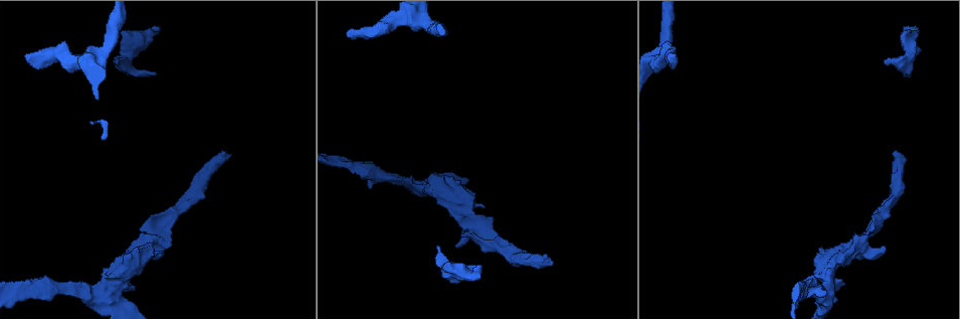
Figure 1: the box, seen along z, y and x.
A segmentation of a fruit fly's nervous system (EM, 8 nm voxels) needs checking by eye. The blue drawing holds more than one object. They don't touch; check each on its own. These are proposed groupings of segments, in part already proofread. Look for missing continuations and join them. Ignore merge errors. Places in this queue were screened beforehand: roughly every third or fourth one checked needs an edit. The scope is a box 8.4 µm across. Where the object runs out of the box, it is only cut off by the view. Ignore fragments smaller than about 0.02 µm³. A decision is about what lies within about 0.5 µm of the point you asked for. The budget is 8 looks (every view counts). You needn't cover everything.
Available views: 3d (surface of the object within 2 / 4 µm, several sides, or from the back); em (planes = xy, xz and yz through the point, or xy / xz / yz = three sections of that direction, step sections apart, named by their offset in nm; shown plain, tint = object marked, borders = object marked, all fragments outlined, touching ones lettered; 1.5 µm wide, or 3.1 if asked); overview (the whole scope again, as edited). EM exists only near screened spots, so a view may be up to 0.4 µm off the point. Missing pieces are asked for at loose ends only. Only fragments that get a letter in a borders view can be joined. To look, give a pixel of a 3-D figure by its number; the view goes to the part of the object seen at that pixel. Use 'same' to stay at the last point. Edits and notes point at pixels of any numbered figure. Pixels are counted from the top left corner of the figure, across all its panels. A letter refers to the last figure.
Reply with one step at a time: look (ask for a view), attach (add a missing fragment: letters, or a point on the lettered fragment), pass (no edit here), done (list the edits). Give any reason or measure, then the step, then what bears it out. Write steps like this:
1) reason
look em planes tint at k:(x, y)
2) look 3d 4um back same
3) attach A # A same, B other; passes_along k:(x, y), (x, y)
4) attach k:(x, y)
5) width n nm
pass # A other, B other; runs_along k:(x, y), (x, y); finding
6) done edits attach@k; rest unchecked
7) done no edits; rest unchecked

stops while still wide
look em yz step 8 tint at 1:(25, 55)

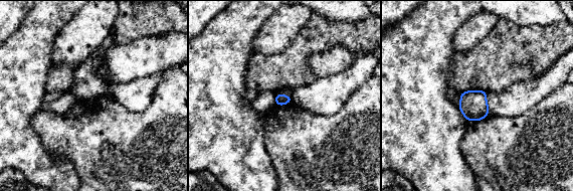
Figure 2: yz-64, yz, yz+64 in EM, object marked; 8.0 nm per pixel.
cut it another way
look em planes borders same

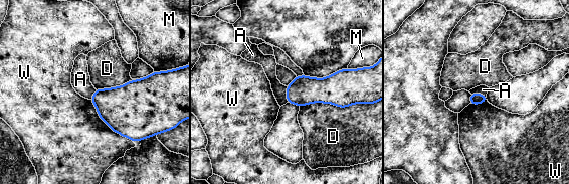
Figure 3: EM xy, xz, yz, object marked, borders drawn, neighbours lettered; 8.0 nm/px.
longest_contact W 480 nm
pass # A other, D other, M other, W other; none of them fits

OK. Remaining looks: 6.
an open end
look 3d 4um at 1:(368, 165)

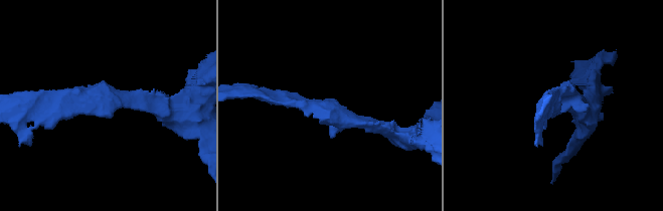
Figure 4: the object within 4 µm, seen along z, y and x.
shape alone is not enough
look em xz step 8 tint at 4:(101, 115)

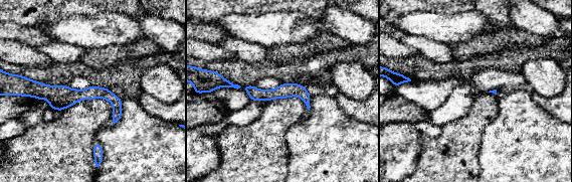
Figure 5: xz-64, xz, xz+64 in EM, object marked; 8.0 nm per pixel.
cut it another way
look em xy step 8 borders same

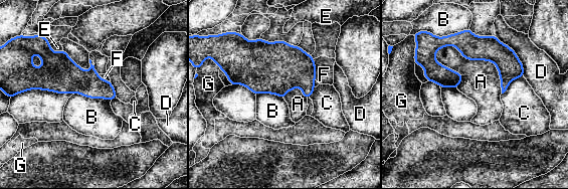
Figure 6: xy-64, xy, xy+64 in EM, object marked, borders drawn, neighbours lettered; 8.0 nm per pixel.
pass # A other, B other, C other, D other, E other, F other, G other; runs_along 6:(426, 65), (438, 47), (464, 42), (521, 70); no lettered fragment goes on from it

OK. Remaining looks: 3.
an open end
look 3d 2um back at 1:(474, 266)

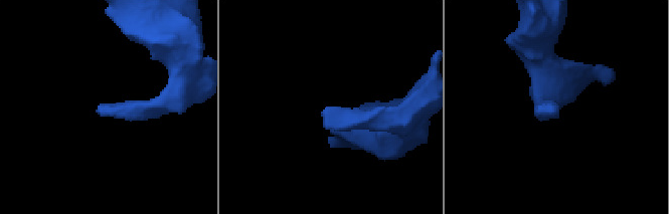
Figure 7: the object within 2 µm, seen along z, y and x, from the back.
shape alone is not enough
look em planes borders at 7:(325, 110)

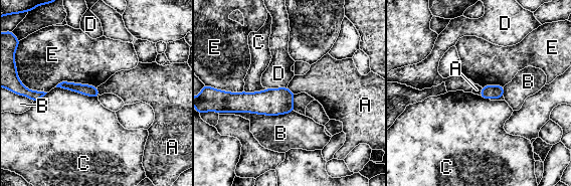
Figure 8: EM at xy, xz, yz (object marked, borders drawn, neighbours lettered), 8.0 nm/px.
pass # A other, B other, C other, D other, E other; runs_along 8:(61, 84), (85, 88), (96, 94); no lettered fragment goes on from it

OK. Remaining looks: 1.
done no edits; rest unchecked

